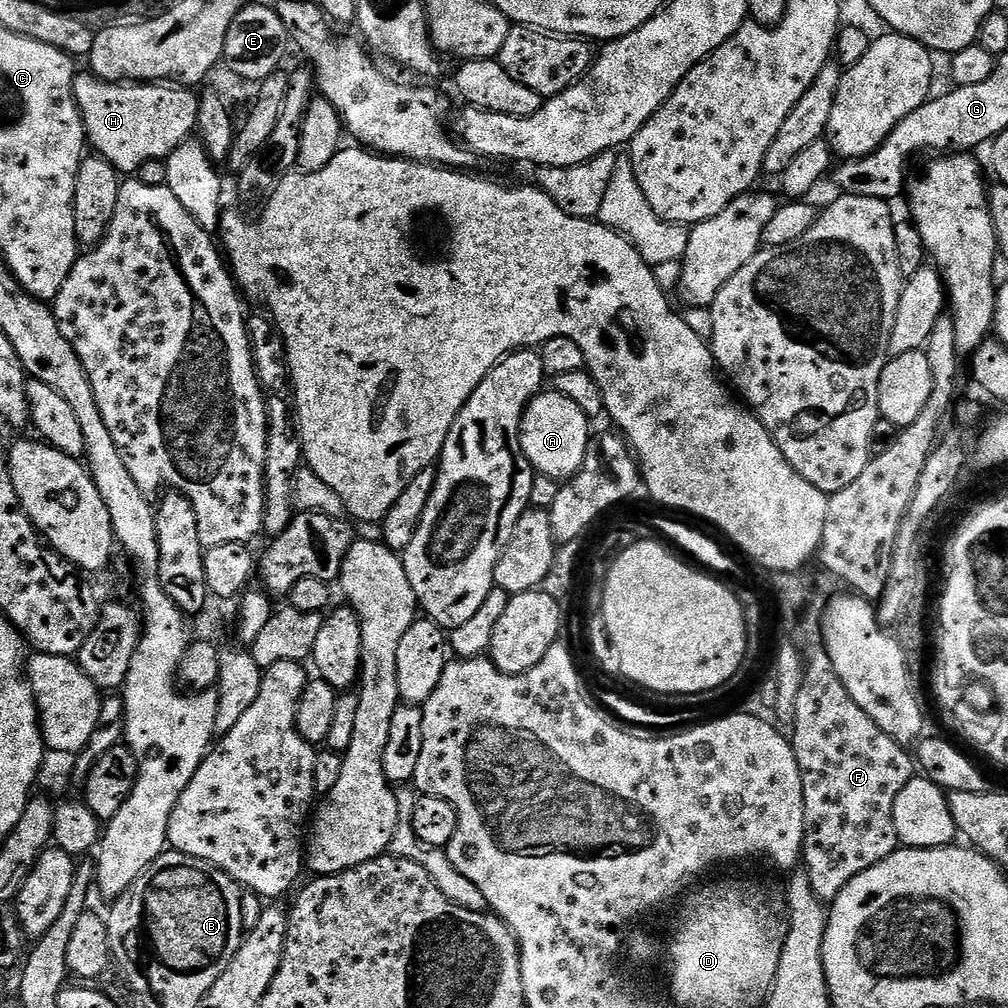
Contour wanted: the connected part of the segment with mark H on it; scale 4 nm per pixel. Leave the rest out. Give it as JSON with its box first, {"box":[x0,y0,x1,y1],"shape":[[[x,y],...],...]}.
{"box":[74,71,199,174],"shape":[[[81,71],[74,78],[74,98],[84,119],[84,134],[91,151],[110,161],[121,174],[136,174],[146,162],[167,160],[168,155],[183,140],[195,133],[199,95],[184,86],[169,86],[164,82],[113,82],[99,80],[91,71]]]}

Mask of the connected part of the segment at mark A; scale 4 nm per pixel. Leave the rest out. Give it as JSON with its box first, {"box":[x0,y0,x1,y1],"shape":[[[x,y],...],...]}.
{"box":[520,390,590,482],"shape":[[[544,390],[524,407],[524,417],[520,420],[520,445],[539,475],[564,482],[579,472],[586,458],[590,439],[588,424],[590,417],[576,403],[570,402],[570,398],[555,390]]]}

